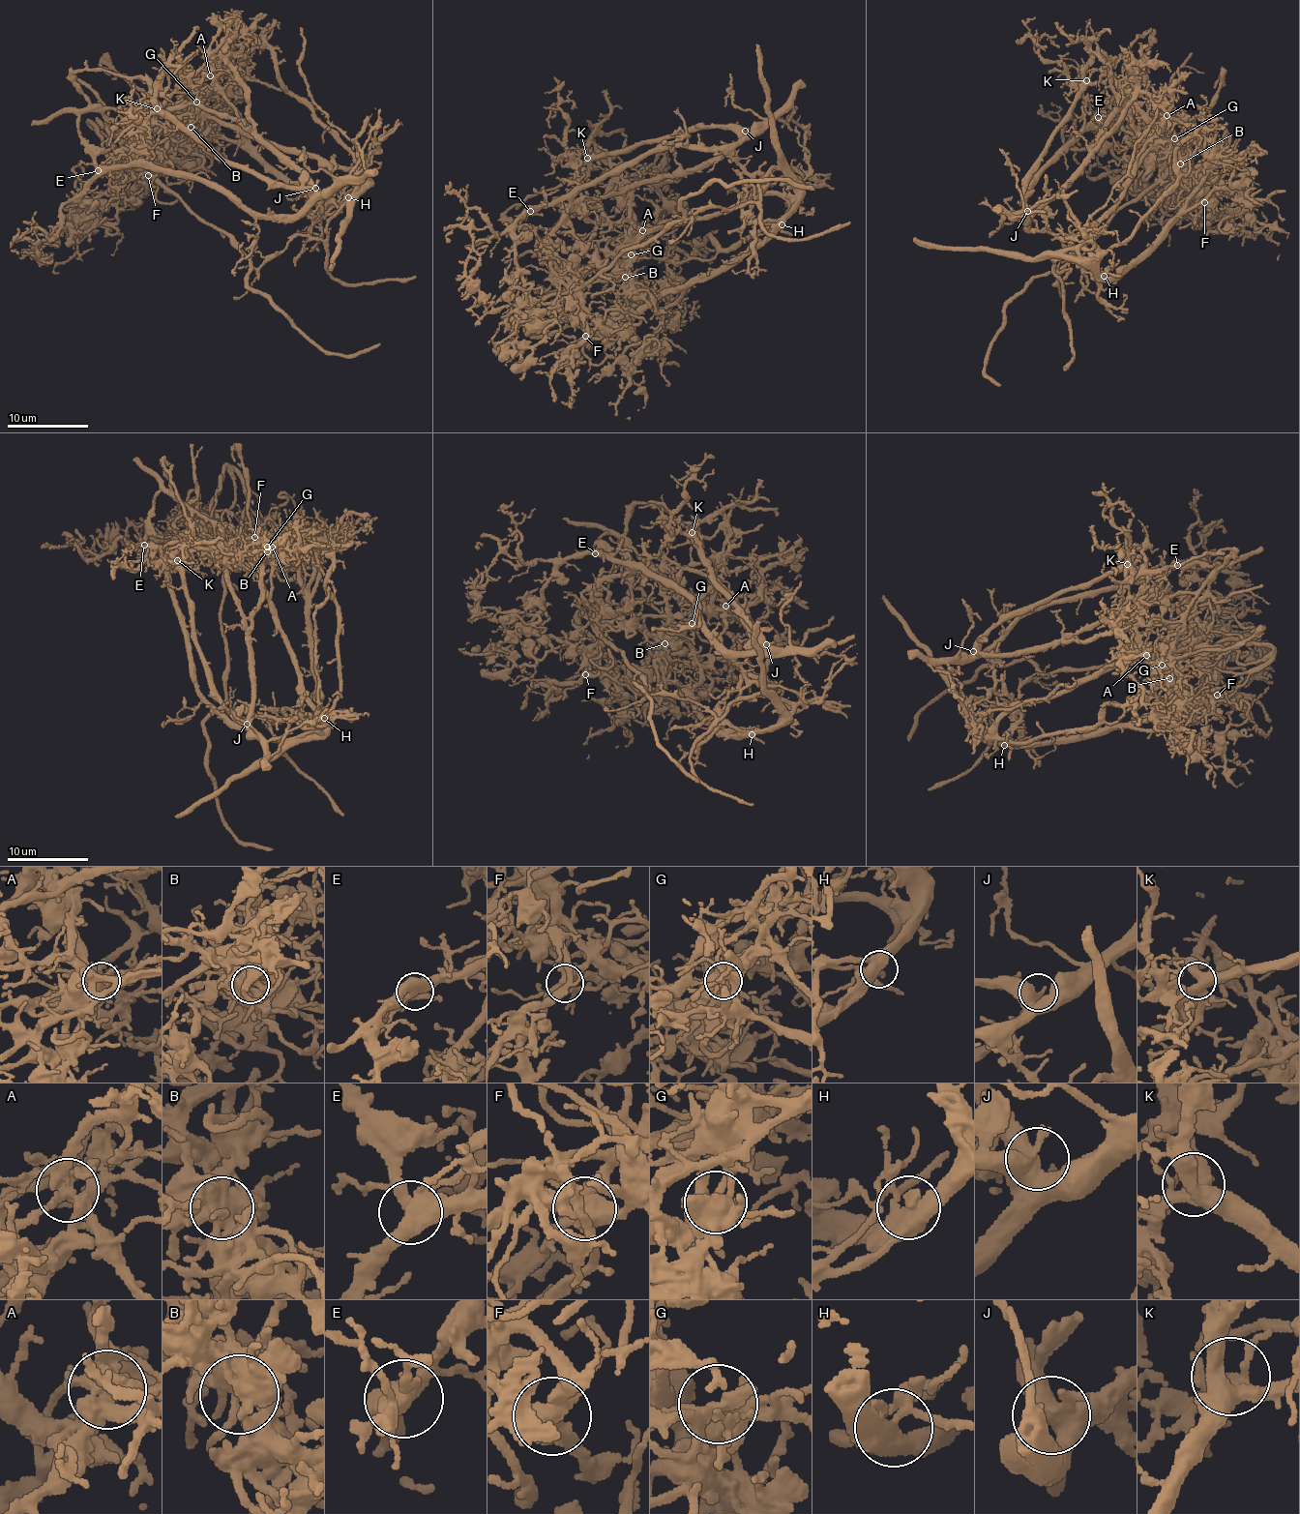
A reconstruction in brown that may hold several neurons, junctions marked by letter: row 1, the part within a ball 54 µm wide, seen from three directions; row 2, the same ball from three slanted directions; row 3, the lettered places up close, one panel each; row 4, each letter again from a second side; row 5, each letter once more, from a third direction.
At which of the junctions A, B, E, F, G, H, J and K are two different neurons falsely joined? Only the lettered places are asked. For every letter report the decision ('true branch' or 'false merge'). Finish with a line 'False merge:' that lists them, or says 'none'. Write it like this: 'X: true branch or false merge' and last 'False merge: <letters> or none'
A: false merge
B: false merge
E: false merge
F: false merge
G: false merge
H: true branch
J: true branch
K: true branch
False merge: A, B, E, F, G

